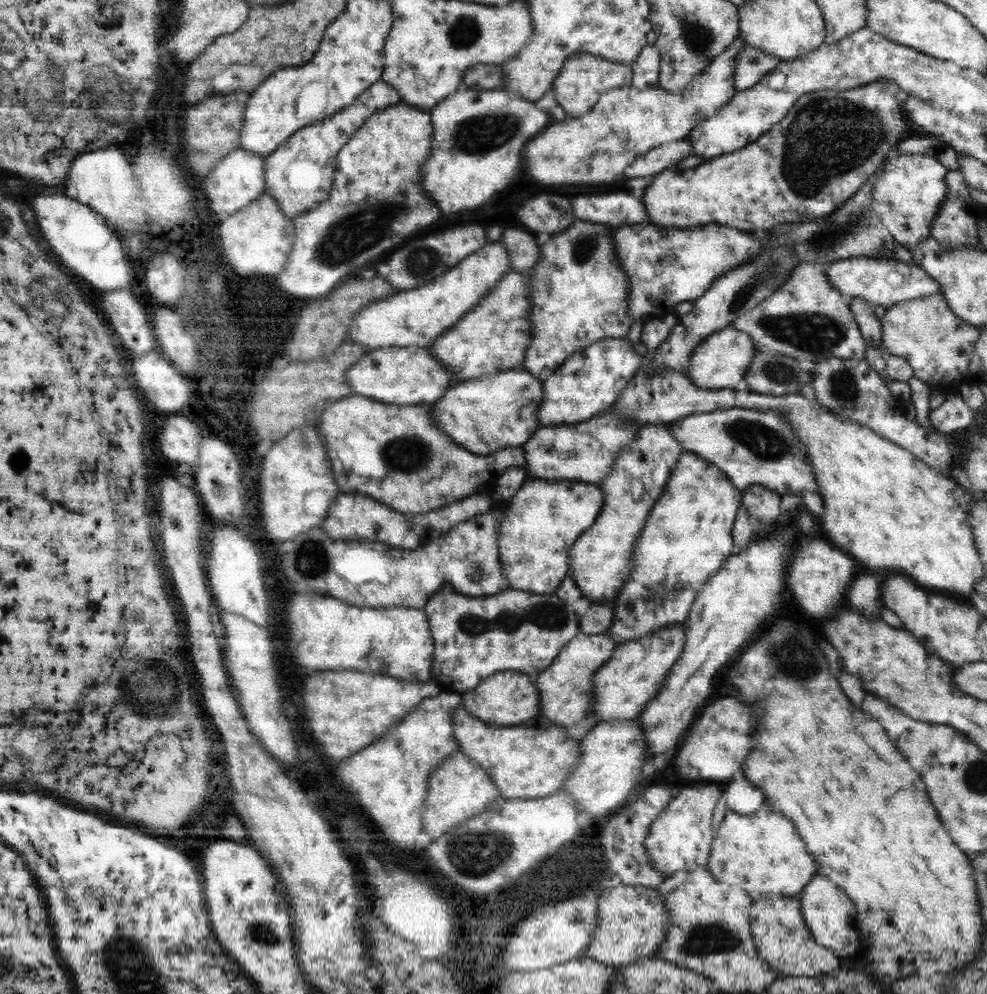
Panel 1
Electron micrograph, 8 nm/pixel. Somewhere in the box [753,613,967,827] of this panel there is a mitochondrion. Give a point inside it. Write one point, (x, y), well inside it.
(807, 672)

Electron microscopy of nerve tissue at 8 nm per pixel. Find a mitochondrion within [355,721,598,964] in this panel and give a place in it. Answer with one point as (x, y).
(472, 858)

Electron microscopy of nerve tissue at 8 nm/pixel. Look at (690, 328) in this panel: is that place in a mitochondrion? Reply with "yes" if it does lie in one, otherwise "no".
no

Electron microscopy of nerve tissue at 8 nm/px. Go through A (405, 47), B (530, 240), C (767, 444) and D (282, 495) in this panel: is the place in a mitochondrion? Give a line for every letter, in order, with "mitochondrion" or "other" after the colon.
A: other
B: other
C: mitochondrion
D: other

